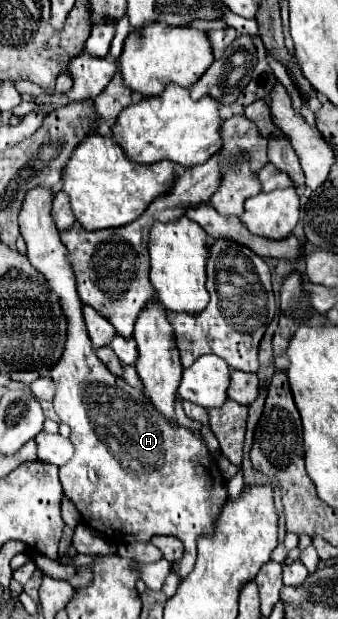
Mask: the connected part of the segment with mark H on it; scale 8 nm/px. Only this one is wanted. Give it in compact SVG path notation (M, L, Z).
M34 187L26 193L18 223L20 233L28 247L30 263L46 277L50 287L60 295L64 313L68 315L68 339L62 353L62 359L50 371L56 383L54 409L62 423L70 427L70 441L74 445L74 457L70 463L60 467L60 483L66 497L76 505L84 523L92 529L104 533L116 543L142 541L148 543L154 535L172 535L184 543L184 559L176 563L176 573L186 577L192 571L196 561L196 537L200 533L212 531L212 523L228 499L226 481L218 471L214 457L202 441L200 431L190 431L178 423L168 421L160 415L146 397L134 397L134 387L130 387L122 377L116 377L108 371L104 363L94 353L86 325L82 319L82 303L76 293L76 279L72 267L66 259L66 247L60 241L58 229L50 215L52 209L52 189Z

